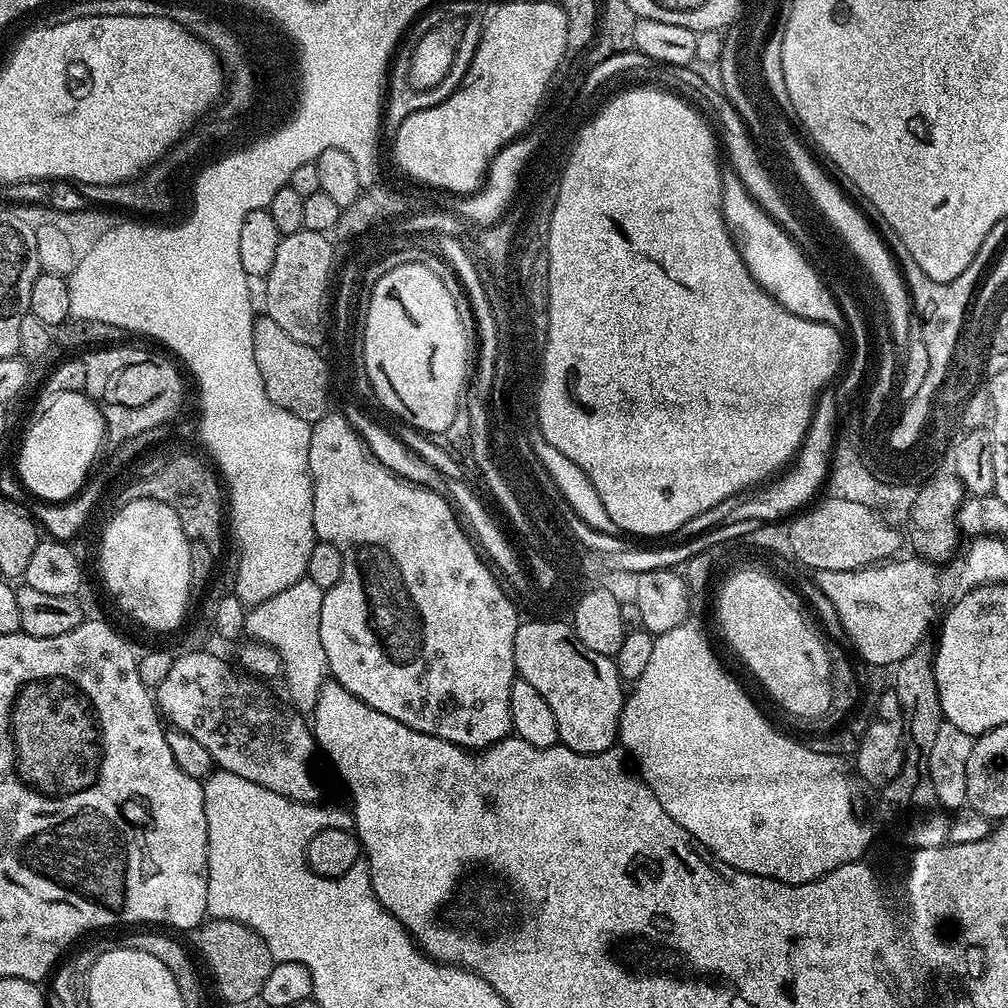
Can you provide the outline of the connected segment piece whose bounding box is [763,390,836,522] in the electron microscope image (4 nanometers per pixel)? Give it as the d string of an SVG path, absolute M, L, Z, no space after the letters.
M825 390L820 393L812 409L812 420L808 424L804 443L800 445L798 459L795 461L795 464L797 463L796 469L794 469L793 472L785 471L779 479L772 482L777 482L777 484L769 483L767 487L763 489L764 498L768 498L768 502L780 502L780 506L772 506L772 512L764 512L765 522L779 521L789 512L793 511L792 513L795 513L797 510L803 509L805 505L809 503L807 500L810 499L819 488L821 491L822 485L829 475L830 457L833 455L834 428L832 430L832 419L834 419L835 416L836 396L832 393L832 390Z

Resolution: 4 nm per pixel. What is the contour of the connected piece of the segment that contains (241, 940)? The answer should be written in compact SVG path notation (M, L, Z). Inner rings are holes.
M205 919L195 933L200 956L212 971L212 980L224 1000L232 1004L248 1004L259 997L274 963L266 942L252 928L236 920Z

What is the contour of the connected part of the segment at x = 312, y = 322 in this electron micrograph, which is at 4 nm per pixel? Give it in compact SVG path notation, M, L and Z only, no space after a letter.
M299 231L281 239L274 266L264 284L263 311L289 338L303 344L323 345L324 299L328 296L328 275L332 272L332 244L322 232Z

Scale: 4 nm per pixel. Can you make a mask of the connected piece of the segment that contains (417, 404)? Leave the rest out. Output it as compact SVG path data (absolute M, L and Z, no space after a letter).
M415 262L415 263L409 263L398 266L394 270L390 270L389 273L383 274L382 278L378 278L378 282L376 285L374 285L372 293L369 296L369 306L368 306L368 313L365 316L365 326L364 326L364 360L365 360L365 366L366 366L366 374L368 375L369 382L371 384L371 391L373 393L376 392L376 396L378 399L381 400L382 403L385 404L386 407L389 408L390 411L393 412L396 416L401 416L403 423L405 425L418 428L421 432L425 434L443 434L445 430L447 430L448 427L454 422L454 418L456 417L456 413L461 411L462 408L462 397L465 395L466 388L464 390L464 379L469 379L470 376L470 368L468 372L468 336L466 333L464 333L464 320L462 317L460 317L460 308L458 305L456 305L456 300L454 297L452 297L452 292L450 289L447 288L446 285L444 285L444 280L442 277L439 276L438 273L435 272L432 268L427 268L426 265L422 264L422 262Z

